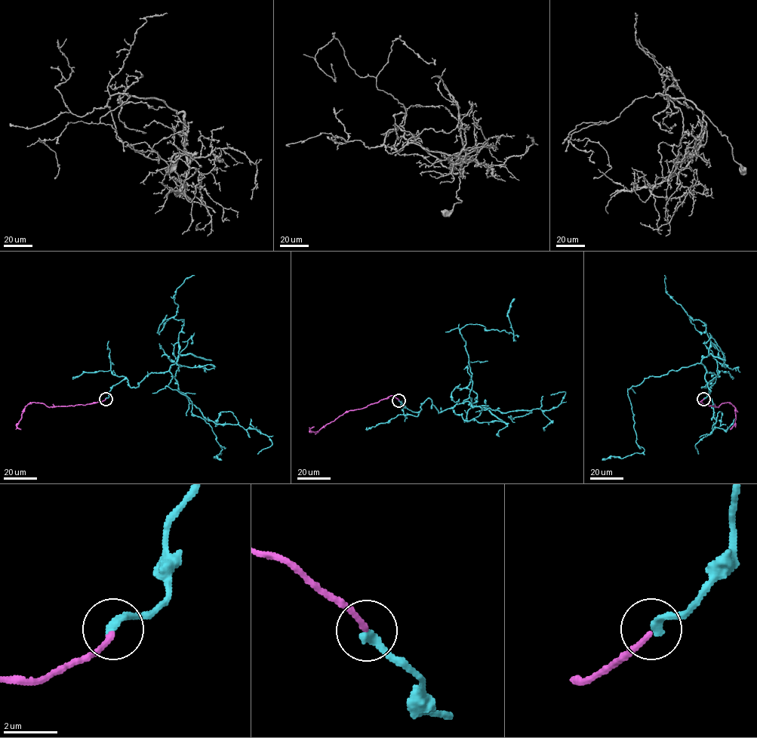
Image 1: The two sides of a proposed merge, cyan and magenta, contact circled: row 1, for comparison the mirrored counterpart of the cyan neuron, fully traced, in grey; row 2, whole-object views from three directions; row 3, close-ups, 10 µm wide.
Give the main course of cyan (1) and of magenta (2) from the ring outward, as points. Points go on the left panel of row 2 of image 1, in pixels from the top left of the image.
1: (106, 399), (124, 379), (136, 387), (176, 363), (167, 386), (187, 396), (191, 412), (209, 424), (220, 460)
2: (106, 399), (84, 405), (48, 407), (43, 403), (29, 403), (16, 426), (21, 429)

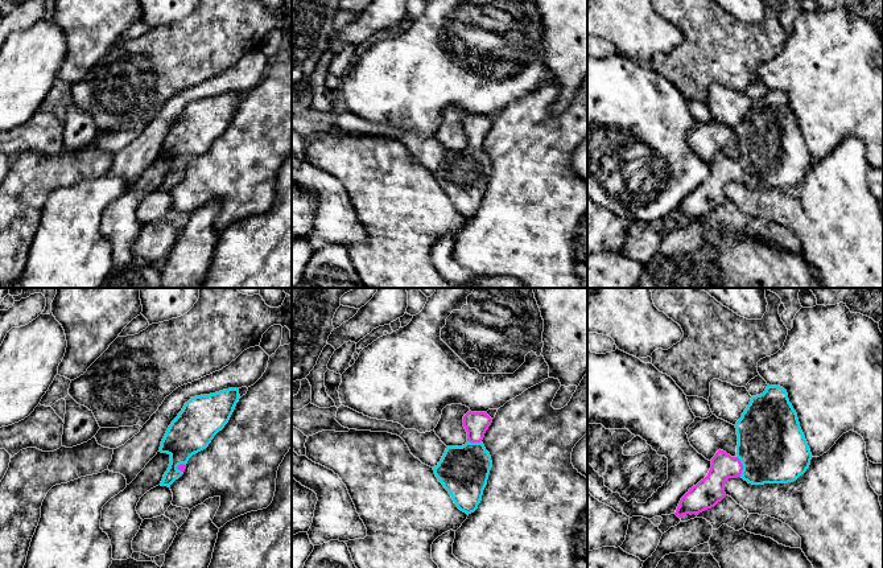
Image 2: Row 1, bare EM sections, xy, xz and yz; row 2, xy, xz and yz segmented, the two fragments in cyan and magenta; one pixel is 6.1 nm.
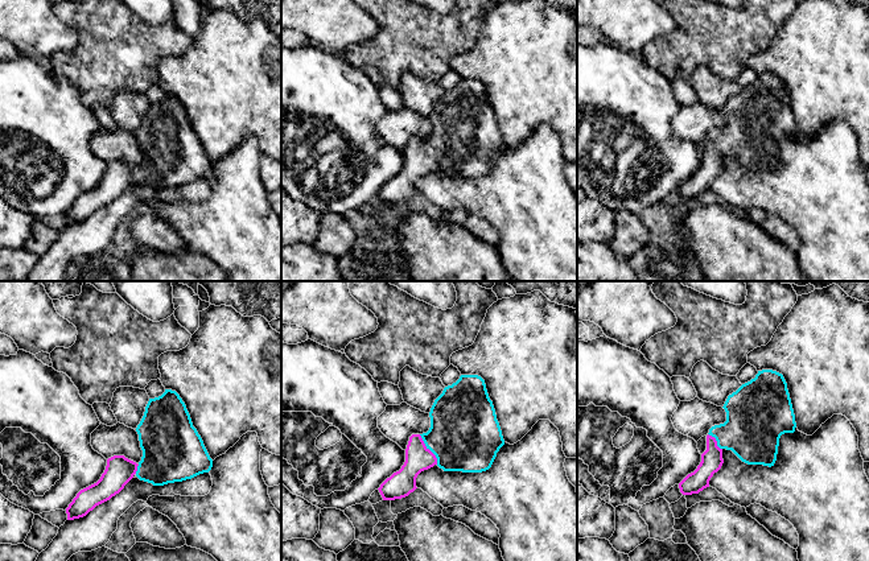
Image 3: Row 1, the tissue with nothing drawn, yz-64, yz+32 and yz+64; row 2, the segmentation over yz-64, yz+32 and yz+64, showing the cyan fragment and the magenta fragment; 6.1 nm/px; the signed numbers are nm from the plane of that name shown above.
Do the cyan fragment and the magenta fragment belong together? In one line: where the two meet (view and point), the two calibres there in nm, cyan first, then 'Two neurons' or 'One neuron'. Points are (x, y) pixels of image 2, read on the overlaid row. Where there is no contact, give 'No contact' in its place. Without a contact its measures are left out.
Touches cyan at yz (743, 466). Thickness 420 nm (cyan) against 170 nm. One neuron

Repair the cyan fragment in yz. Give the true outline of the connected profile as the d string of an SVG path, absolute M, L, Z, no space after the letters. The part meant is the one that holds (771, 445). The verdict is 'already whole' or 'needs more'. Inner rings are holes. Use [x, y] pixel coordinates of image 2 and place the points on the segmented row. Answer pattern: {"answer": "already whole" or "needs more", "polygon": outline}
{"answer": "needs more", "polygon": "M767 386L735 424L736 456L718 450L707 476L681 498L676 515L696 514L714 507L725 497L729 478L742 477L752 485L796 481L810 465L812 453L800 428L797 413L780 386Z"}

